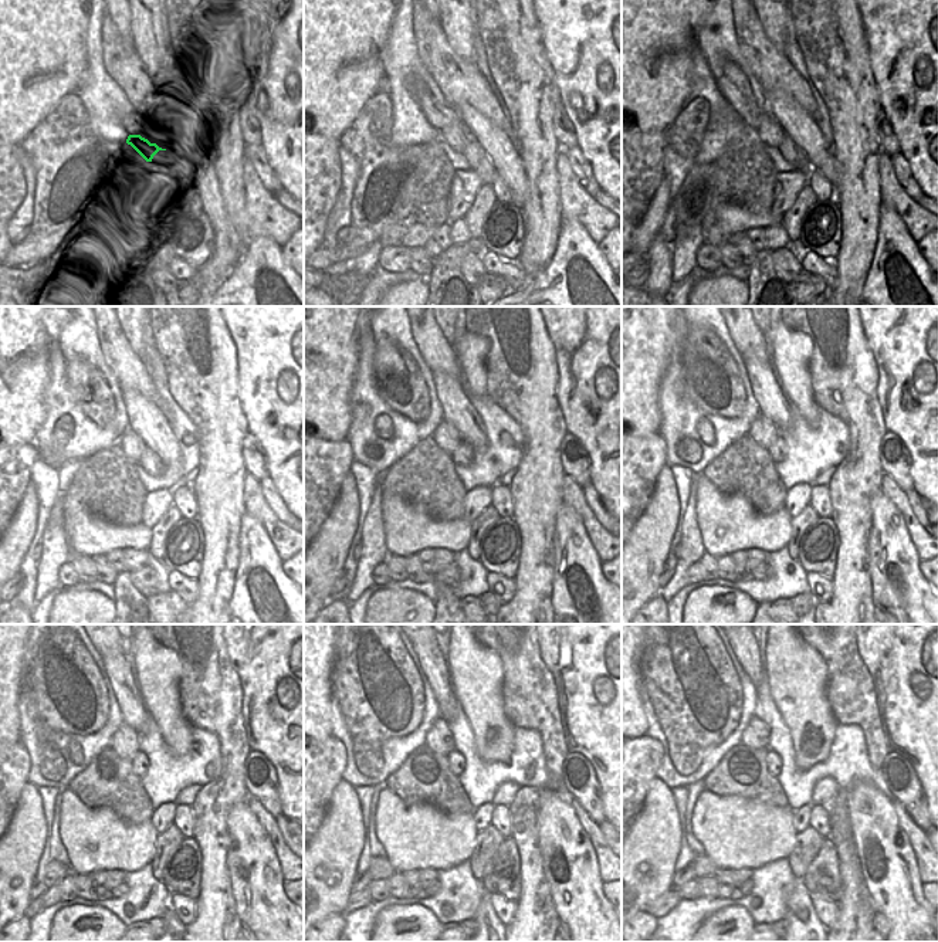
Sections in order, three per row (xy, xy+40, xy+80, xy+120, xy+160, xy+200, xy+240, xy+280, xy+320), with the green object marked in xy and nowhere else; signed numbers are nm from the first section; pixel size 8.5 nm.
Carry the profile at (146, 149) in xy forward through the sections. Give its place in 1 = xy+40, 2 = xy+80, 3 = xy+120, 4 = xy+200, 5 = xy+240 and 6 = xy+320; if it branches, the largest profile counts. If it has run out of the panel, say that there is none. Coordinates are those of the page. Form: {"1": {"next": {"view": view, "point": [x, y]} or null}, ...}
{"1": {"next": {"view": "xy+40", "point": [454, 136]}}, "2": {"next": {"view": "xy+80", "point": [771, 132]}}, "3": {"next": {"view": "xy+120", "point": [131, 443]}}, "4": {"next": {"view": "xy+200", "point": [762, 430]}}, "5": {"next": {"view": "xy+240", "point": [125, 739]}}, "6": {"next": {"view": "xy+320", "point": [755, 735]}}}

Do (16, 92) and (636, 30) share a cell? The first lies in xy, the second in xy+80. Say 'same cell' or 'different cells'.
same cell

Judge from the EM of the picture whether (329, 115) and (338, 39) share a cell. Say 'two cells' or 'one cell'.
one cell

